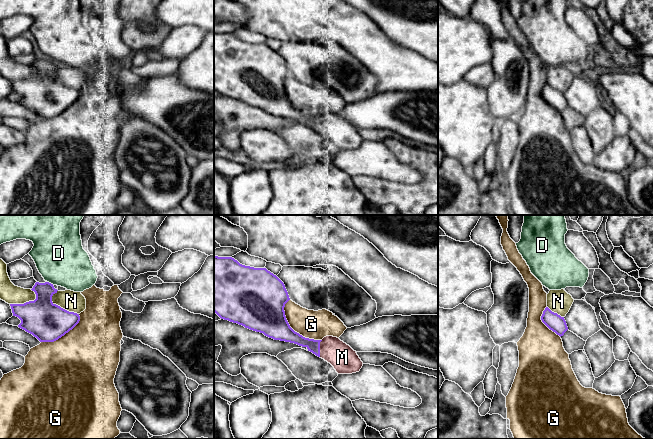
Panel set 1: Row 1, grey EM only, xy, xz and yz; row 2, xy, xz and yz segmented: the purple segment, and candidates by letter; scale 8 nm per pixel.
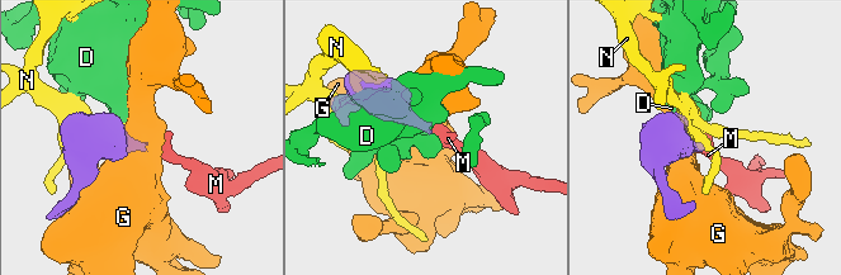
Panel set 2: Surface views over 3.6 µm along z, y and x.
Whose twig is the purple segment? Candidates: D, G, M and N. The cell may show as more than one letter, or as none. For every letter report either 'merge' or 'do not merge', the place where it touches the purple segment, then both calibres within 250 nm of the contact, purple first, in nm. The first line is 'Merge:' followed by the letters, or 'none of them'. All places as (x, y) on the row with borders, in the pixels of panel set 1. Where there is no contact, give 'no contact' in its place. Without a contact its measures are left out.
Merge: M
D: do not merge | xy (50, 283) | 240/400 nm
G: do not merge | xz (291, 328) | 320/220 nm
M: merge | xz (319, 348) | 100/220 nm
N: do not merge | xy (62, 308) | 320/160 nm

